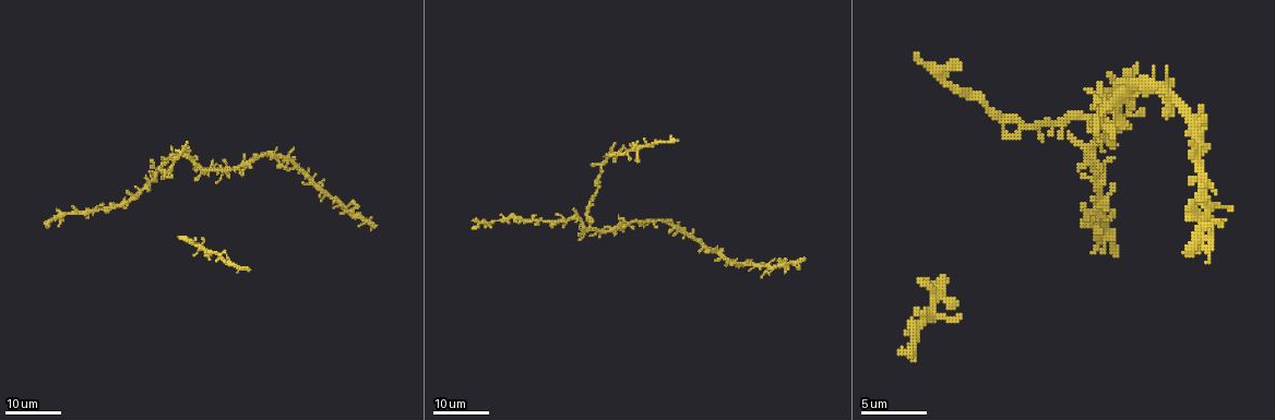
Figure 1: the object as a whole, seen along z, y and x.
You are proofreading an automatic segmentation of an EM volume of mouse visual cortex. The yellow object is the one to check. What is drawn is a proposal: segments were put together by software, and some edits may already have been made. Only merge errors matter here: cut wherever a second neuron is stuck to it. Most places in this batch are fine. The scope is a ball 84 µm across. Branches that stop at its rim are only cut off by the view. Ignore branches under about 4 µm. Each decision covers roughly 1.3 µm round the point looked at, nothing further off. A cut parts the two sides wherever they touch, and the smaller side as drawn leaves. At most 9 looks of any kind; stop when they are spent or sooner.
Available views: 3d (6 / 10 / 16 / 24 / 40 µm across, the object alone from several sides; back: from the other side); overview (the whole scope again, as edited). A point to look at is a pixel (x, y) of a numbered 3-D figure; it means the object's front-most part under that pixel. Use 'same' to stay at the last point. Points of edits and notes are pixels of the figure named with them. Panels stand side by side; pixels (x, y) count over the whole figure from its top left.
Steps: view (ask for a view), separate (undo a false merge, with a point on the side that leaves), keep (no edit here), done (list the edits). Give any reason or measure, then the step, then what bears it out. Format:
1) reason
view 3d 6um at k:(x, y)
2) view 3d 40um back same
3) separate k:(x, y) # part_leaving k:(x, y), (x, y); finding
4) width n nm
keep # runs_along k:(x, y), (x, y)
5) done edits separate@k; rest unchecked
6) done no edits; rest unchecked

branch point
view 3d 24um at 1:(589, 226)

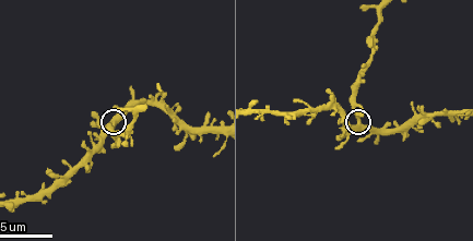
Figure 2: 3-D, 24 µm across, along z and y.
view 3d 6um at 2:(115, 121)

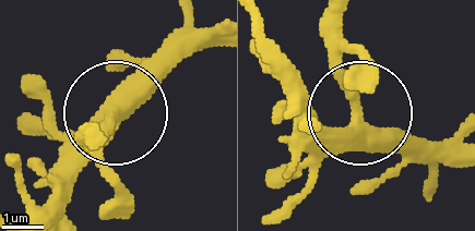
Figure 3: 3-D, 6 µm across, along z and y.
arms 3
keep # runs_along 3:(218, 41), (177, 52), (45, 184); one neuron here

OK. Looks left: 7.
a narrow waist
view 3d 16um at 2:(22, 195)

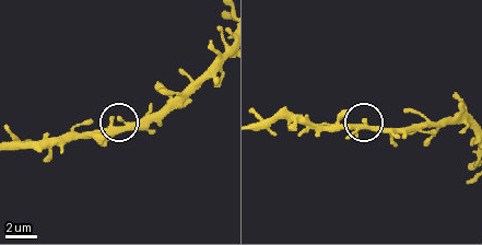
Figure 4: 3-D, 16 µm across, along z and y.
arms 3
keep # one neuron here

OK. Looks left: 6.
looks like a crossing
view 3d 6um at 2:(411, 121)

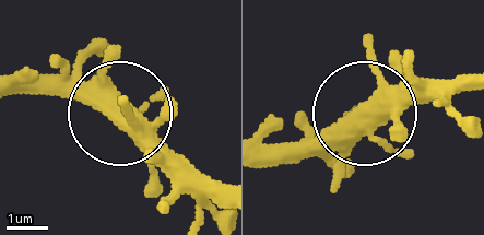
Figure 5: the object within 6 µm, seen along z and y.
from behind
view 3d 6um back at 5:(369, 121)

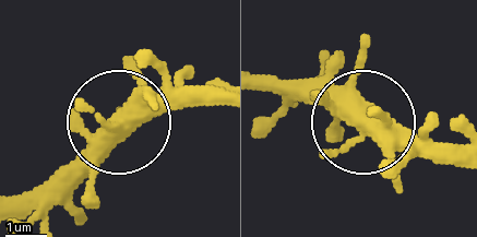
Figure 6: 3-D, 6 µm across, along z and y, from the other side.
arms 5
keep # runs_along 6:(372, 127), (275, 78); continuous, no second neuron

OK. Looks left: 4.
three arms meet
view 3d 16um at 2:(129, 133)

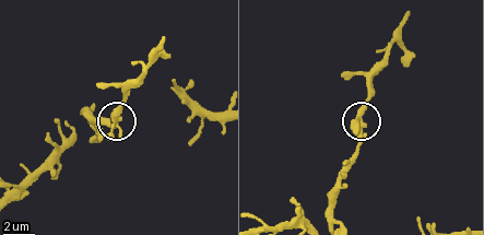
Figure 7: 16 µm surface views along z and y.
keep # one neuron here

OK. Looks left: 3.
done no edits; rest unchecked

